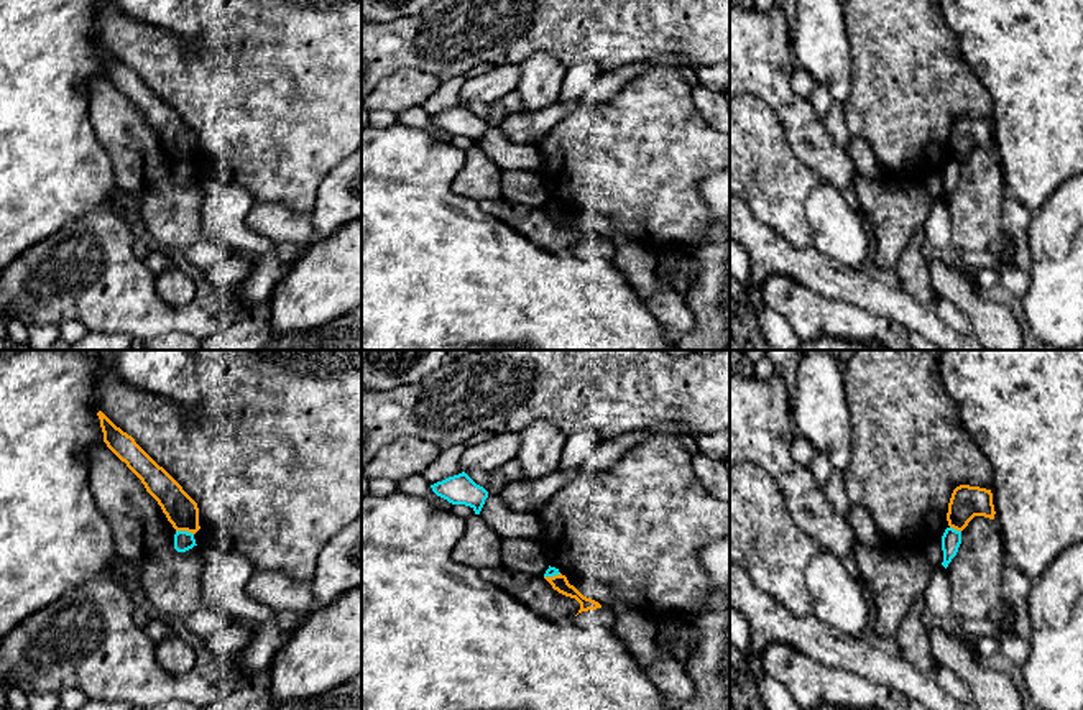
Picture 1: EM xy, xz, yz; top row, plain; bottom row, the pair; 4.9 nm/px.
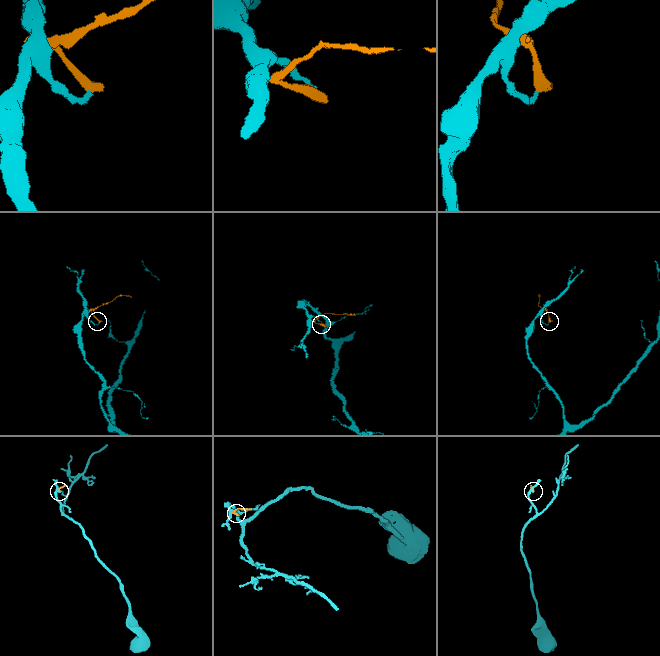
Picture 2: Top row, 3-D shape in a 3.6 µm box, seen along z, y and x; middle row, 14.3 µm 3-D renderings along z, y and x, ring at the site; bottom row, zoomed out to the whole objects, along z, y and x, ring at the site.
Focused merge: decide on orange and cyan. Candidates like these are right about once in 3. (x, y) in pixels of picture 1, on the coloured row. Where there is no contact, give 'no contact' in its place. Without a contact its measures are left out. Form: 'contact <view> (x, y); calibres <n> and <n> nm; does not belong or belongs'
contact xy (184, 530); calibres 160 and 100 nm; does not belong

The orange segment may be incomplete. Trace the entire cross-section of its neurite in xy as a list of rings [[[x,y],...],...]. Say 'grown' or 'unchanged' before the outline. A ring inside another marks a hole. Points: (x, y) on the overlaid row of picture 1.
unchanged; [[[102,411],[97,416],[107,447],[141,480],[173,528],[196,534],[200,529],[197,503],[131,436],[117,427]]]

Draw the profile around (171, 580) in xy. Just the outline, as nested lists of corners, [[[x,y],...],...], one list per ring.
[[[104,440],[87,449],[87,462],[90,468],[89,486],[112,528],[117,554],[140,570],[145,603],[151,611],[164,620],[184,618],[197,610],[225,611],[205,597],[202,585],[204,560],[197,551],[199,546],[186,552],[174,549],[176,529],[127,463]]]

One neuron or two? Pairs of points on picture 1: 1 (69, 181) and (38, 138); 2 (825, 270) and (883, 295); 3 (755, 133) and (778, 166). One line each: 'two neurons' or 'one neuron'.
1: one neuron
2: one neuron
3: one neuron

